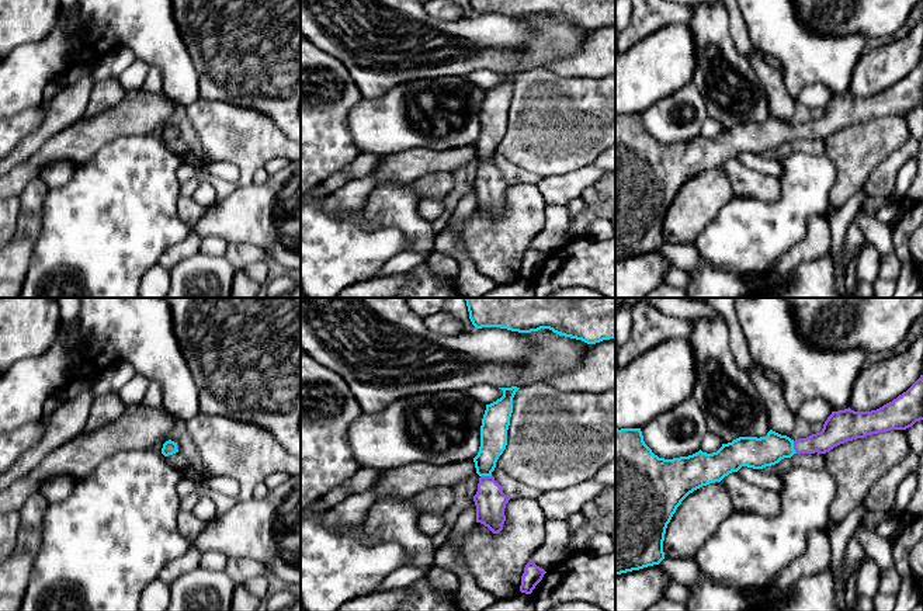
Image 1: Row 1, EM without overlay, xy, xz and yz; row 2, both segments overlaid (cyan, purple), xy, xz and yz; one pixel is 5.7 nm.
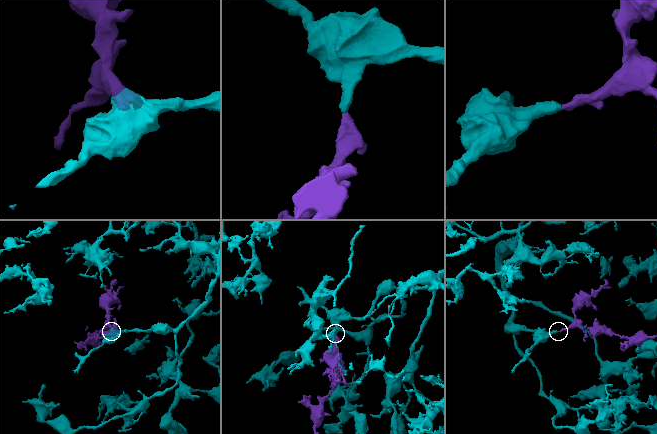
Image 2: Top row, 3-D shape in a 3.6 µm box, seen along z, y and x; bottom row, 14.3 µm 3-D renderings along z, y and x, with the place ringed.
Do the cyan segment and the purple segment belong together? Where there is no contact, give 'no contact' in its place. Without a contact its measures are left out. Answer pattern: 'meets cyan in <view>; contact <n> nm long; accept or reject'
meets cyan in yz; contact 80 nm long; accept

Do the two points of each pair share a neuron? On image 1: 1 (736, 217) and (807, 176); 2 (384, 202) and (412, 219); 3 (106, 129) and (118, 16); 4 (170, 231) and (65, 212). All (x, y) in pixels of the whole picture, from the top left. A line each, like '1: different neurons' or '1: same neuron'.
1: same neuron
2: same neuron
3: different neurons
4: same neuron

